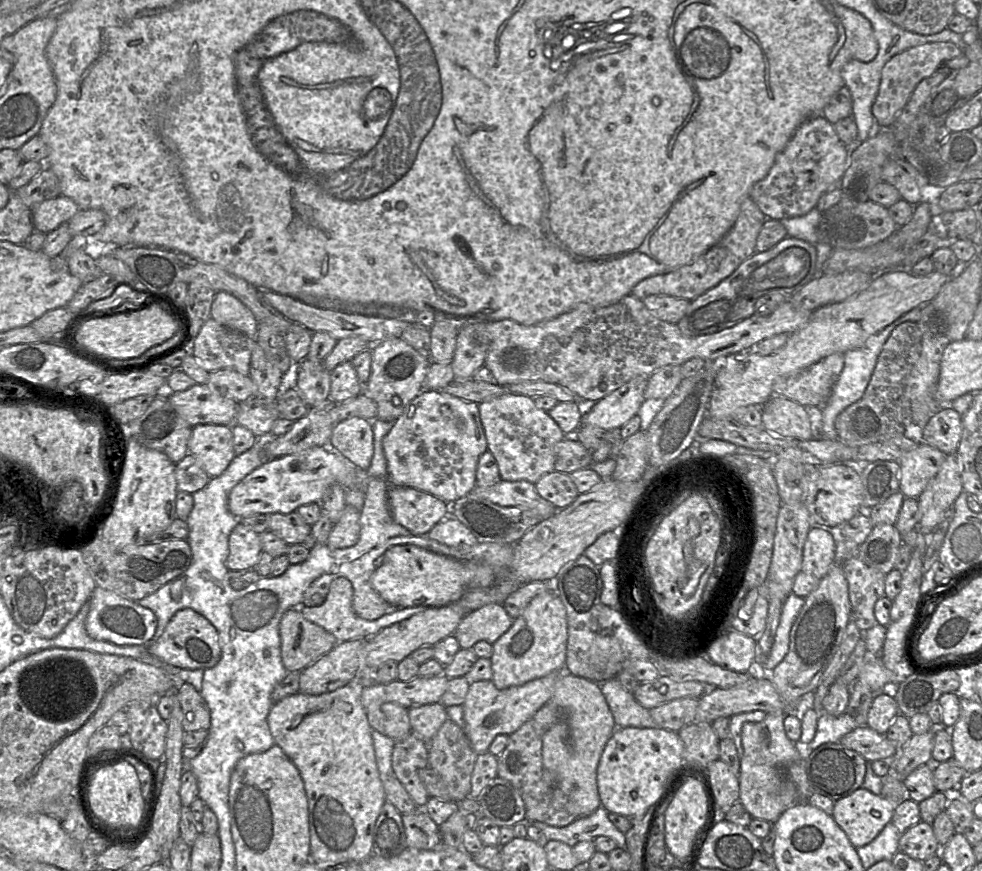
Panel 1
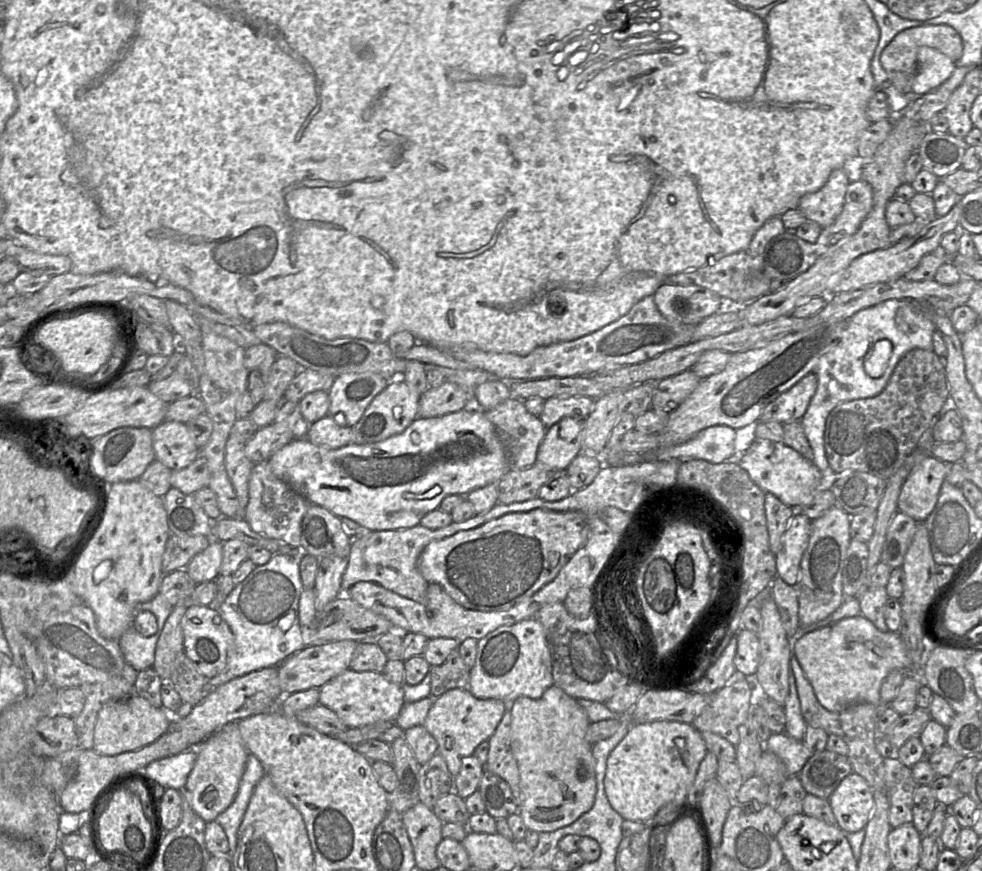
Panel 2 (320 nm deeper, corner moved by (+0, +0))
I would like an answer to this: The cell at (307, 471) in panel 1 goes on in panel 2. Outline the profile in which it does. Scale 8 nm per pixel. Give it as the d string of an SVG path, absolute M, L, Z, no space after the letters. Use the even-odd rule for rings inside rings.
M476 406L440 417L417 417L402 433L370 444L351 443L341 448L327 448L311 443L307 437L294 439L276 451L268 460L273 474L287 483L295 492L306 498L312 505L326 508L339 518L348 518L356 522L365 531L399 530L417 526L428 512L439 508L445 497L454 494L465 497L474 489L482 488L489 484L496 484L510 469L504 448L493 424L488 420L485 412Z

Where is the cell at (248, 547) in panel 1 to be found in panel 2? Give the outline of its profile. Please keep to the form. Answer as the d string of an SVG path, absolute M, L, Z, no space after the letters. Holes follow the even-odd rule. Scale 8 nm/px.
M212 539L209 546L196 554L184 569L191 579L199 584L215 580L220 574L221 562L222 542Z

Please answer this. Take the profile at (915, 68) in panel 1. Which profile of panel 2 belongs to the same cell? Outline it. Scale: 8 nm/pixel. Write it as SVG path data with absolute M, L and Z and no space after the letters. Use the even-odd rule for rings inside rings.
M946 24L913 27L898 33L883 49L880 61L893 85L903 94L913 93L913 83L918 72L918 51L922 46L936 49L954 62L959 61L963 54L960 34Z

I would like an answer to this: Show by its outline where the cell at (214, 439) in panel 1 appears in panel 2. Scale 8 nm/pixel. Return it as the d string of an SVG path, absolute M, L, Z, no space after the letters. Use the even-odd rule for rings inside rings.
M164 420L153 428L152 446L155 460L172 471L187 467L200 455L187 425L177 421Z

